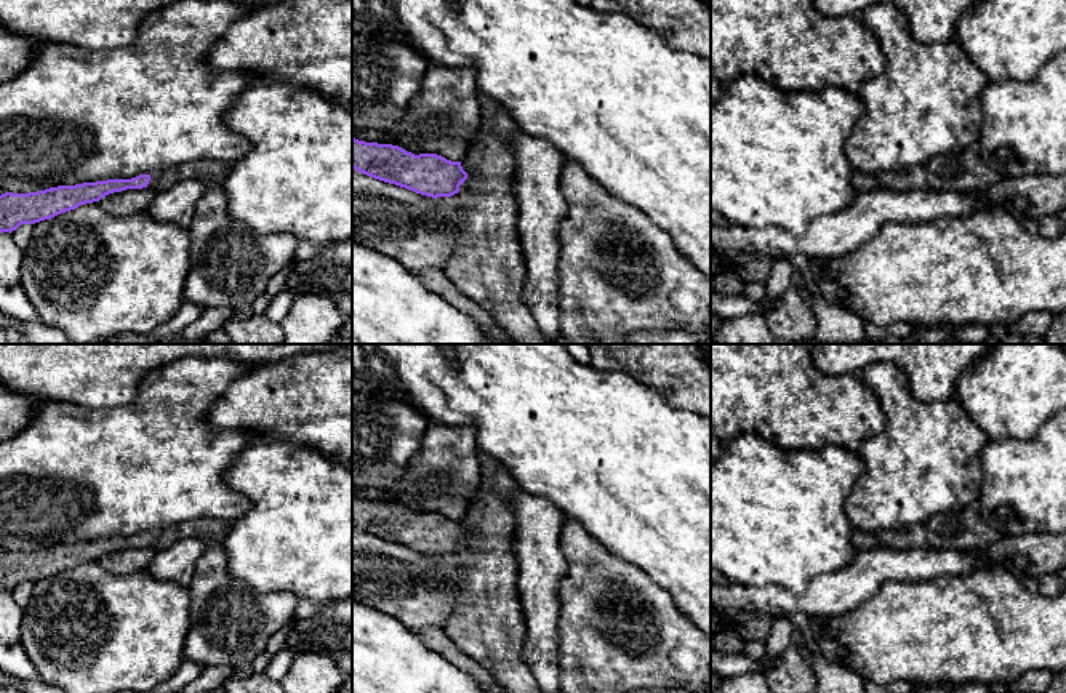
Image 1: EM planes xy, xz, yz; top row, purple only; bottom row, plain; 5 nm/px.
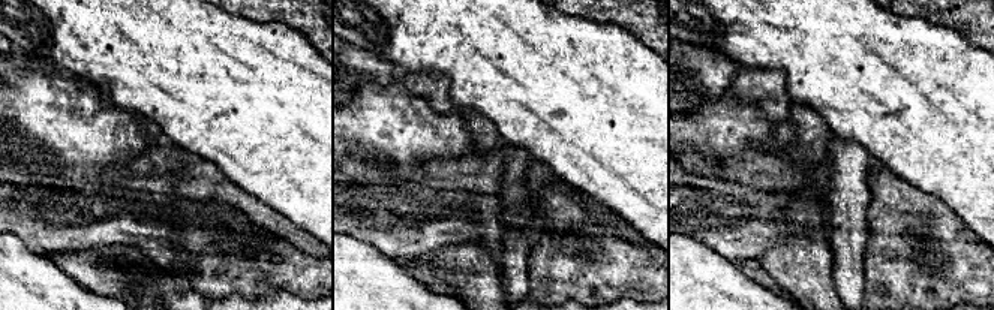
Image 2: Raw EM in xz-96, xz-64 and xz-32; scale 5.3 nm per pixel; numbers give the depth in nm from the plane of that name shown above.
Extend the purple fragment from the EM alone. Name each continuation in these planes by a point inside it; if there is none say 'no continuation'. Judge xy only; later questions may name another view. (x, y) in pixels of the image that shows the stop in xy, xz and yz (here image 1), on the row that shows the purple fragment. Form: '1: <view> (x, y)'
1: xy (212, 173)

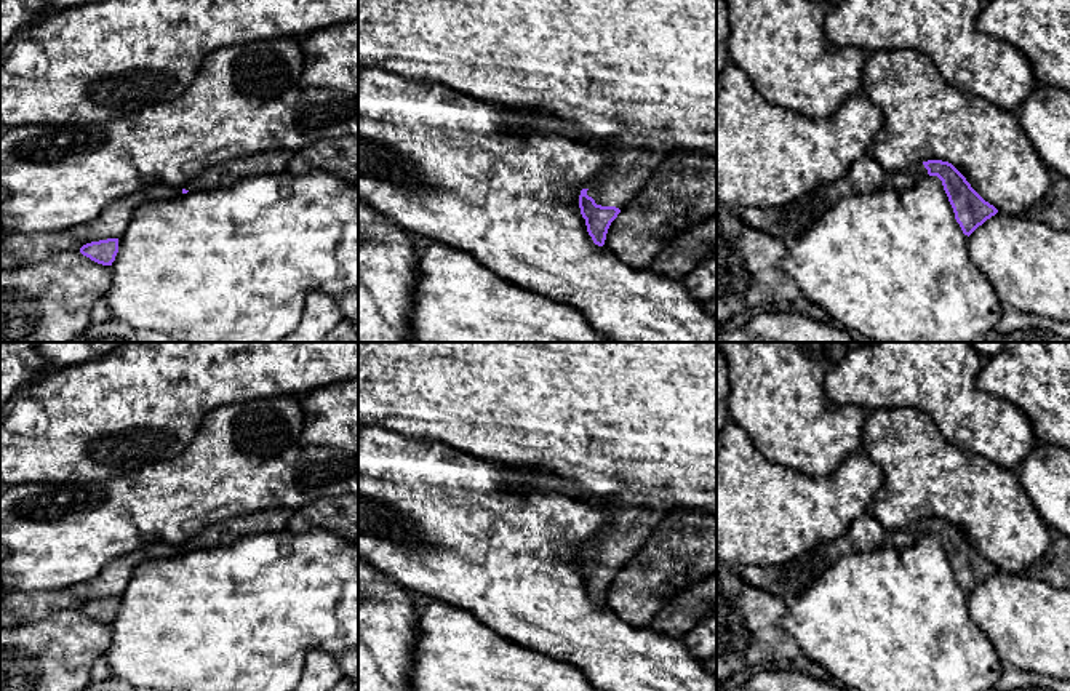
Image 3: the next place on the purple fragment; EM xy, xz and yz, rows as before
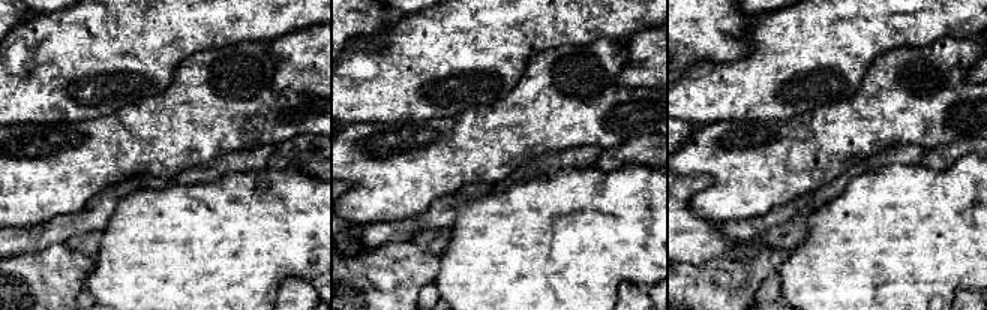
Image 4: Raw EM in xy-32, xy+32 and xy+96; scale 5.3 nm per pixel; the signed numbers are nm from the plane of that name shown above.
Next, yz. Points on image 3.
1: yz (904, 179)

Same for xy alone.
1: xy (274, 162)

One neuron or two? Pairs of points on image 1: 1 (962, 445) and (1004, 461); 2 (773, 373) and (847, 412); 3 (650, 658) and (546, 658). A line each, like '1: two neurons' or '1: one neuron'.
1: two neurons
2: one neuron
3: two neurons

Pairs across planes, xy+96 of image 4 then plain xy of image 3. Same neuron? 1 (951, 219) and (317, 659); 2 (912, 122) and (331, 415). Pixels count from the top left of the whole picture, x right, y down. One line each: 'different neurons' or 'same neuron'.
1: different neurons
2: different neurons

